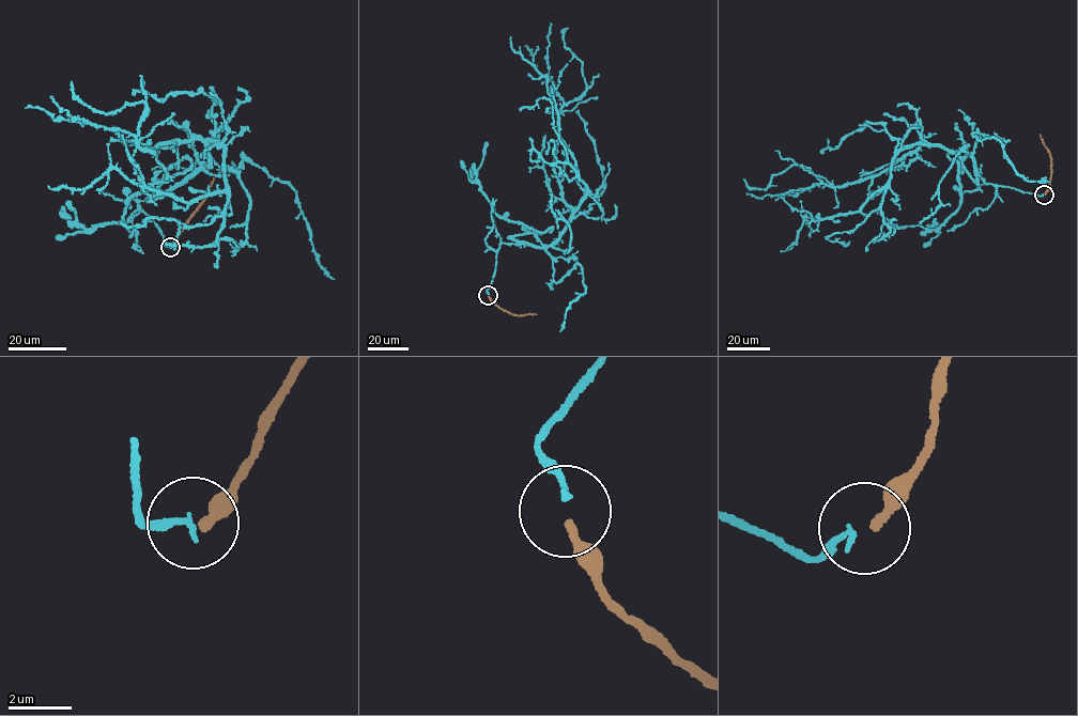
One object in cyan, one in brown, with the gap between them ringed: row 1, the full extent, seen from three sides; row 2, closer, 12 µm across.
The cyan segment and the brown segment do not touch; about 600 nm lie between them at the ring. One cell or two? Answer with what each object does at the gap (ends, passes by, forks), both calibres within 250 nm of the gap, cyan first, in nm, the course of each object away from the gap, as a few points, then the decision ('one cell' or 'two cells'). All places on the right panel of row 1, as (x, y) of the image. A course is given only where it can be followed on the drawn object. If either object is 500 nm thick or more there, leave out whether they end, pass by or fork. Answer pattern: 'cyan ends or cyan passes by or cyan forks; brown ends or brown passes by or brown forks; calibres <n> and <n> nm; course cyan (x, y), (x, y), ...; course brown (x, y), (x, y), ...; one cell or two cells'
cyan ends; brown ends; calibres 200 and 280 nm; course cyan (1043, 195), (986, 184), (965, 152), (917, 143), (897, 153), (889, 182), (859, 211), (804, 217), (780, 251); course brown (1045, 193), (1051, 162), (1040, 135); one cell

